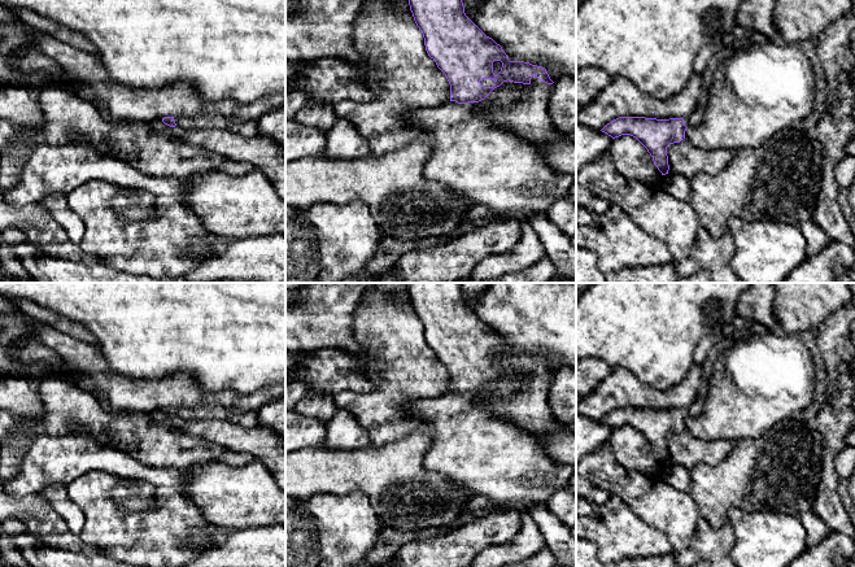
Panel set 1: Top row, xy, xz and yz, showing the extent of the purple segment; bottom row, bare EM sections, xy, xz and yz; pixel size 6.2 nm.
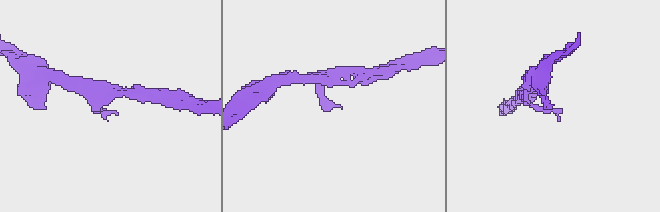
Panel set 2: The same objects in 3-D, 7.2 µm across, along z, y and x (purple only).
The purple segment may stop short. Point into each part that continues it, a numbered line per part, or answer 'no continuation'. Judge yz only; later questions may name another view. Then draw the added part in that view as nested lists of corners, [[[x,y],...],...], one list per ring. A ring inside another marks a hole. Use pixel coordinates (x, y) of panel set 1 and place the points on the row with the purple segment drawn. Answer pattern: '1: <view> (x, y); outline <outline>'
1: yz (697, 116); outline [[[704,88],[703,97],[702,97],[699,105],[695,108],[695,110],[689,117],[682,118],[686,127],[697,126],[702,122],[704,110],[706,110],[706,105],[707,105],[707,100],[708,100],[708,95],[710,95],[708,88]]]

